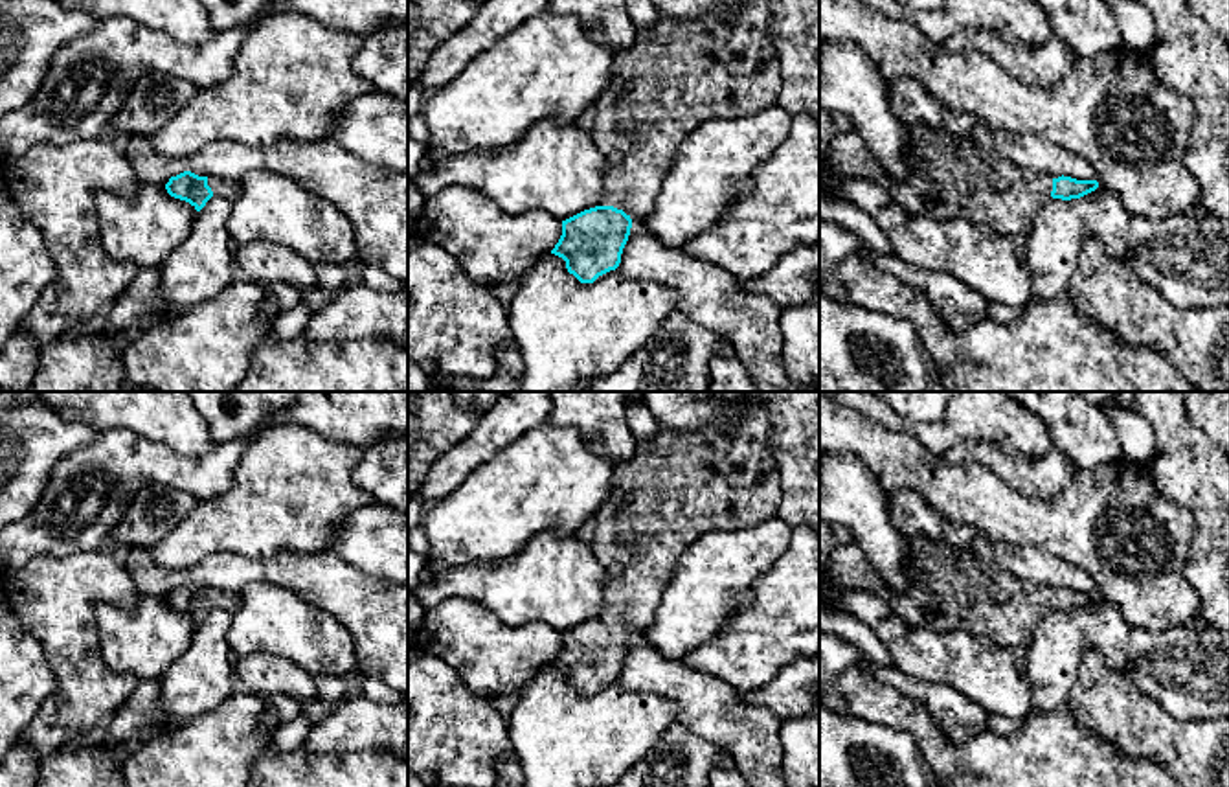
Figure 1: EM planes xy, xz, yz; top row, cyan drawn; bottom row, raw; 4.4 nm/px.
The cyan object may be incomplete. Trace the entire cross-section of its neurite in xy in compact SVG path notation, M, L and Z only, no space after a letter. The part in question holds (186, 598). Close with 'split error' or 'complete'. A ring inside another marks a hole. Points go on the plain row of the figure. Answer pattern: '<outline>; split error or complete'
M191 583L171 588L165 601L171 609L189 614L197 623L200 623L211 609L222 609L230 614L237 610L237 594L198 588Z; split error

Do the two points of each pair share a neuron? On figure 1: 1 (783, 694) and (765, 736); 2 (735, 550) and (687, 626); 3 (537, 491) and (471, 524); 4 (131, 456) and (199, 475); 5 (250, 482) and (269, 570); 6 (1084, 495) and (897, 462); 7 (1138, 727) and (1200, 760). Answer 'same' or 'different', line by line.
1: different
2: same
3: same
4: same
5: different
6: same
7: same

